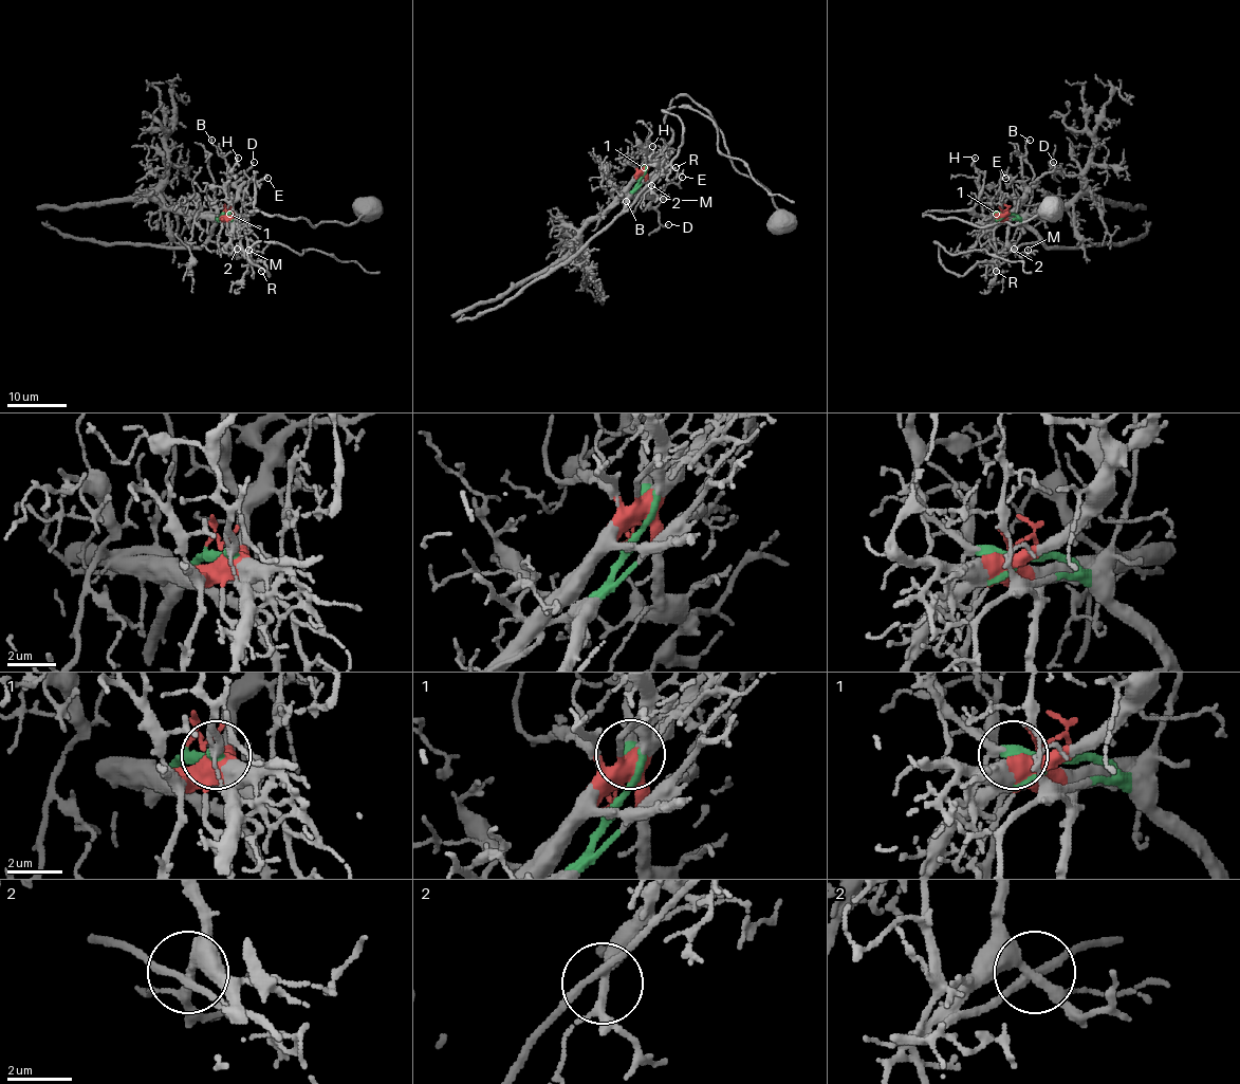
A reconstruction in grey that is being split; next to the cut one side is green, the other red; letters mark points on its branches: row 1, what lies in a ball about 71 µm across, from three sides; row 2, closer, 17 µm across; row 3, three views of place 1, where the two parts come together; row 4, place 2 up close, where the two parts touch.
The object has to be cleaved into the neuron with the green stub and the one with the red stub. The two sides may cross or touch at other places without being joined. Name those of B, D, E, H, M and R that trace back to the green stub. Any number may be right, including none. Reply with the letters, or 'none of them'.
H, R

